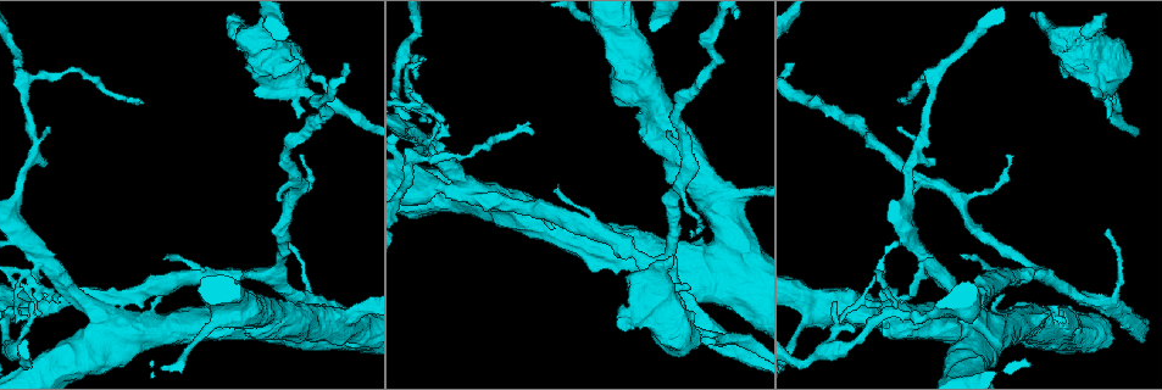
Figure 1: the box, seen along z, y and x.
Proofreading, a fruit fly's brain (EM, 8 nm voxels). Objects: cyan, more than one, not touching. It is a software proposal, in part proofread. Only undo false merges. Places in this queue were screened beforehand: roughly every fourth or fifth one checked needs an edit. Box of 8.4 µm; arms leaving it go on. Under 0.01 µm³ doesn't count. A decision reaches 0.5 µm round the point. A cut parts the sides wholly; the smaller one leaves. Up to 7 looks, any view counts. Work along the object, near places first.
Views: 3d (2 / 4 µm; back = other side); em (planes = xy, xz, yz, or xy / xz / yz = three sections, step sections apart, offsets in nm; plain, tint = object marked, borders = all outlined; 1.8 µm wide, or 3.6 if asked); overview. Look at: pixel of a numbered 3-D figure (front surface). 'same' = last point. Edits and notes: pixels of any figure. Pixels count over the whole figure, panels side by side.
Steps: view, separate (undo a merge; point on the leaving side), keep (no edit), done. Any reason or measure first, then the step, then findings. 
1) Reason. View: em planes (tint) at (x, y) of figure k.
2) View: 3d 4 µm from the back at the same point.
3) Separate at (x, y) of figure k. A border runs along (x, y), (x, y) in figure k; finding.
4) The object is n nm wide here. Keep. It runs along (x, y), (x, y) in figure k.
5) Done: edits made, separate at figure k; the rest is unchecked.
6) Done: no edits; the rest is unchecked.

Arms part here. View: em planes (tint) at (933, 88) of figure 1.

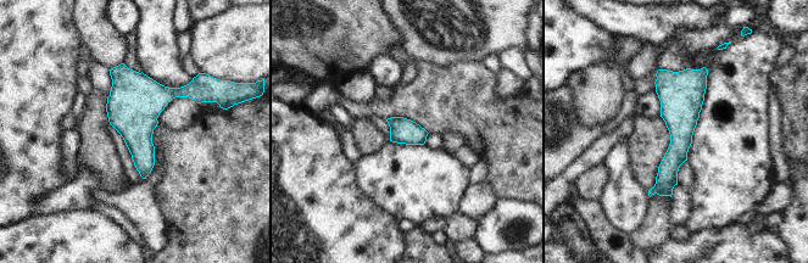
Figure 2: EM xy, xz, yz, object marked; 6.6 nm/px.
Keep. It runs along (703, 71), (655, 190) in figure 2; continuous, no second neuron.

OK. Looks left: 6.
Side arm on a straight run. View: em planes (tint) at (77, 299) of figure 1.

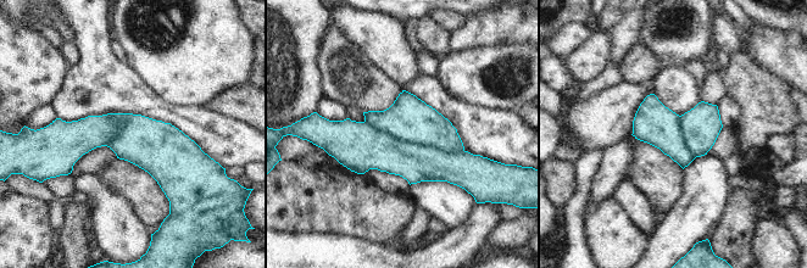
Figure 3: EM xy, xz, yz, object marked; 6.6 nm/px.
The object is 300 nm wide here. Separate at (416, 163) of figure 3. Two neurons meet here.

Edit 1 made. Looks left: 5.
See it whole again. View: overview.

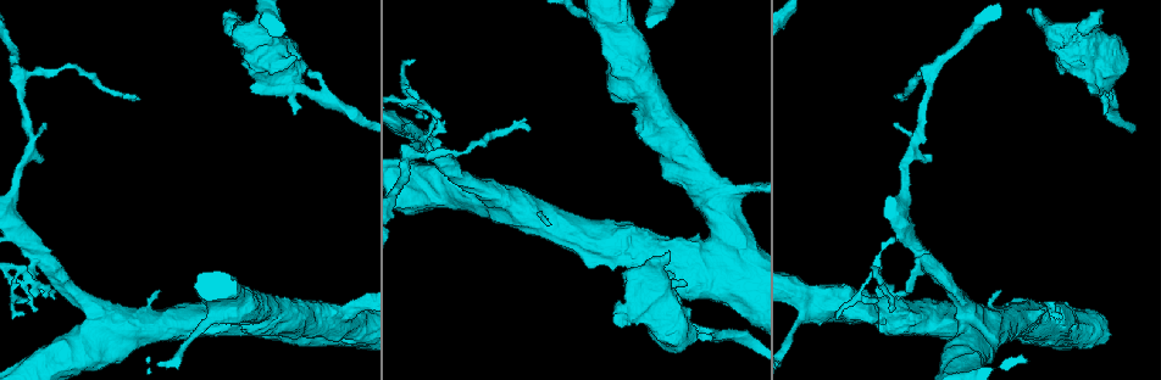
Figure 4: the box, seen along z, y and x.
Sharp bend. View: em xy step 16 (tint) at (34, 290) of figure 4.

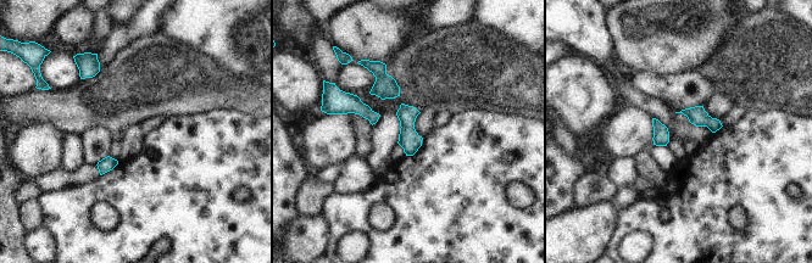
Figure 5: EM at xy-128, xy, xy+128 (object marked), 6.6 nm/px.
Another direction. View: em planes (tint) at the same point.

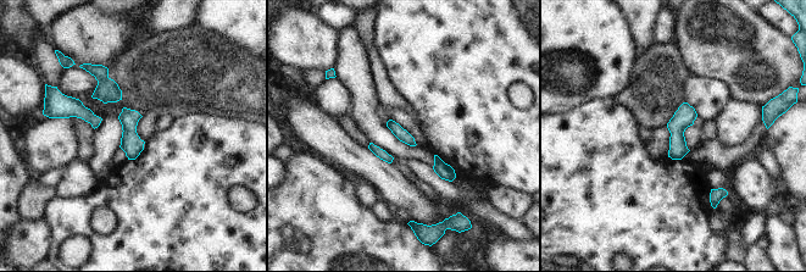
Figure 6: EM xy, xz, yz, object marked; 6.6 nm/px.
Keep. One neuron here.

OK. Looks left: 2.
Done: edits made, separate at figure 3; the rest is unchecked.

